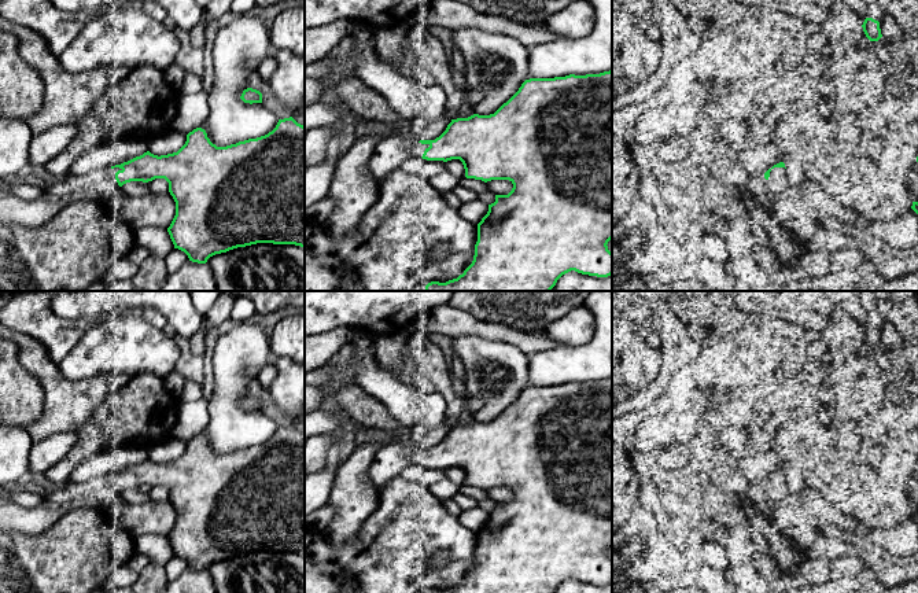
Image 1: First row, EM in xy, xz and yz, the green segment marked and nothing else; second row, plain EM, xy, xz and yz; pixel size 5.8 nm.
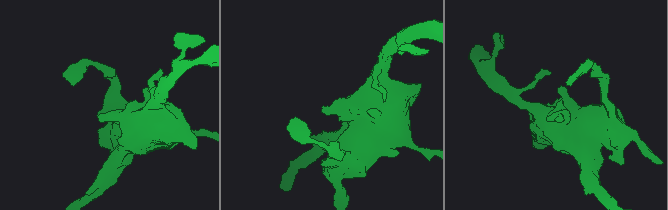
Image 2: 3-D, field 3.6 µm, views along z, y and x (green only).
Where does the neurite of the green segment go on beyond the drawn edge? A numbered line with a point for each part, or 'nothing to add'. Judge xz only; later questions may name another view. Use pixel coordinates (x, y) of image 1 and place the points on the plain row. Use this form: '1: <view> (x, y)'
1: xz (417, 456)

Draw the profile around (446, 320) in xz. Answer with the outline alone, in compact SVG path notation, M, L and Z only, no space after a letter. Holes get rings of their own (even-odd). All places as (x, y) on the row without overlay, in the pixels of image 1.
M449 303L431 309L427 316L409 323L402 329L406 335L417 331L423 331L427 335L443 334L451 338L460 335L478 335L486 339L504 340L516 346L527 356L537 351L546 351L561 345L546 334L531 335L505 325L479 321L471 314L451 307Z

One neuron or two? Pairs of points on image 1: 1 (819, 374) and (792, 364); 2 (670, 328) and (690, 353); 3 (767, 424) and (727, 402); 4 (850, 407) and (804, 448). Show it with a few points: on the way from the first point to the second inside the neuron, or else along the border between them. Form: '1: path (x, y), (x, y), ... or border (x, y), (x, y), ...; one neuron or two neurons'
1: border (808, 360), (800, 371), (792, 374), (781, 383); two neurons
2: path (675, 334), (685, 347); one neuron
3: border (756, 408), (747, 423), (729, 424); two neurons
4: path (866, 434), (862, 457), (850, 470), (832, 470); one neuron

